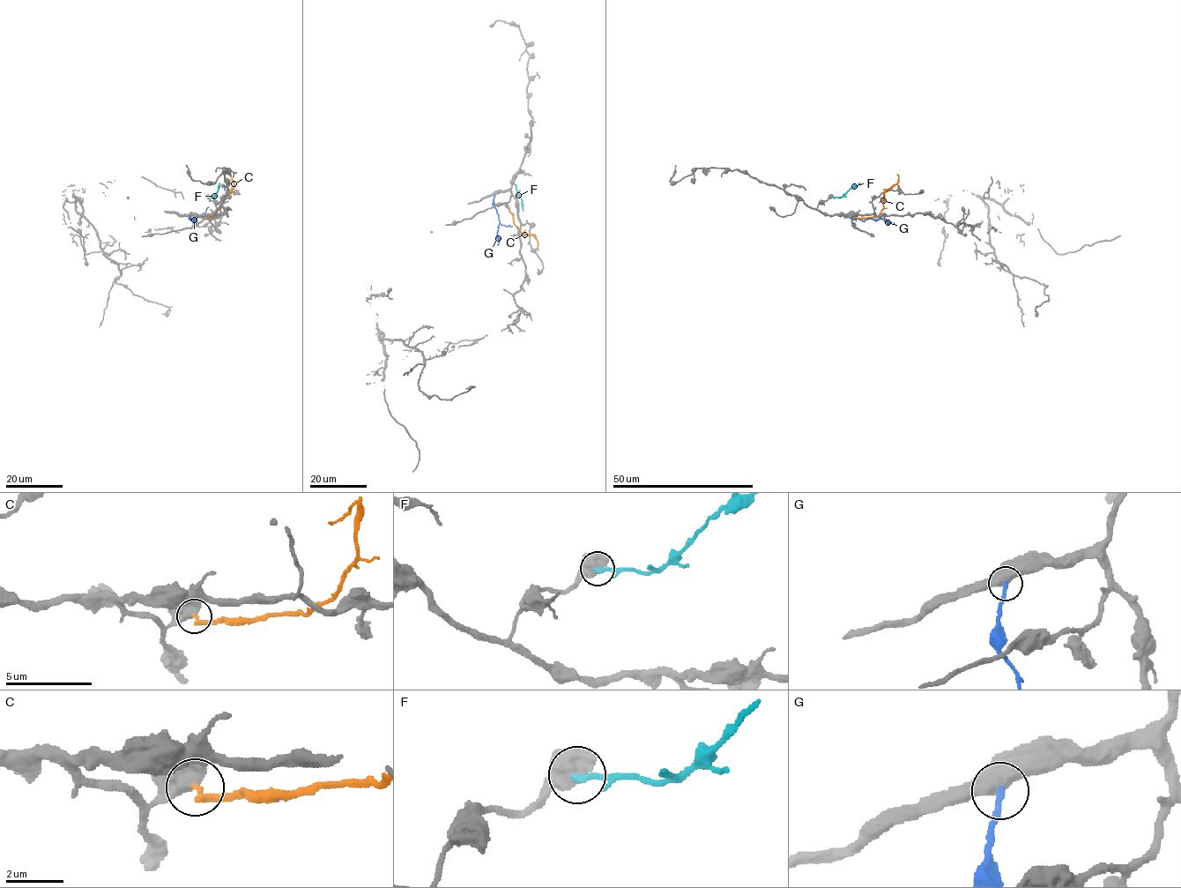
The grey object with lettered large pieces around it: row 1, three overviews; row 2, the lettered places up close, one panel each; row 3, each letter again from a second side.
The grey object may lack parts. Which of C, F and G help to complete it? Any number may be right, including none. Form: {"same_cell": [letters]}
{"same_cell": []}

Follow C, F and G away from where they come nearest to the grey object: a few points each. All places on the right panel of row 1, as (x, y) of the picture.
C: (857, 217), (875, 217), (880, 212), (884, 193), (898, 182), (896, 175)
F: (831, 197), (840, 197), (860, 182)
G: (844, 215), (863, 221), (884, 219), (895, 223)

